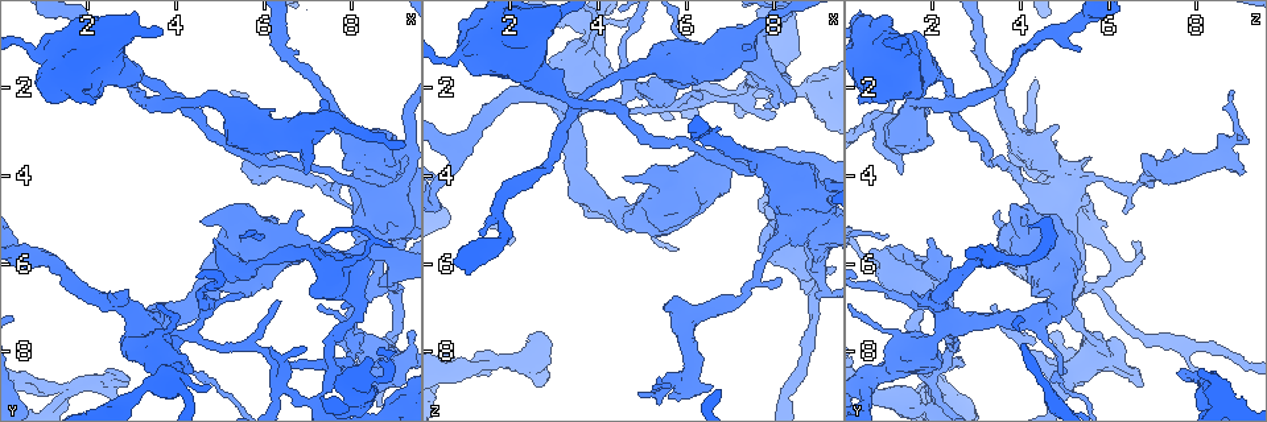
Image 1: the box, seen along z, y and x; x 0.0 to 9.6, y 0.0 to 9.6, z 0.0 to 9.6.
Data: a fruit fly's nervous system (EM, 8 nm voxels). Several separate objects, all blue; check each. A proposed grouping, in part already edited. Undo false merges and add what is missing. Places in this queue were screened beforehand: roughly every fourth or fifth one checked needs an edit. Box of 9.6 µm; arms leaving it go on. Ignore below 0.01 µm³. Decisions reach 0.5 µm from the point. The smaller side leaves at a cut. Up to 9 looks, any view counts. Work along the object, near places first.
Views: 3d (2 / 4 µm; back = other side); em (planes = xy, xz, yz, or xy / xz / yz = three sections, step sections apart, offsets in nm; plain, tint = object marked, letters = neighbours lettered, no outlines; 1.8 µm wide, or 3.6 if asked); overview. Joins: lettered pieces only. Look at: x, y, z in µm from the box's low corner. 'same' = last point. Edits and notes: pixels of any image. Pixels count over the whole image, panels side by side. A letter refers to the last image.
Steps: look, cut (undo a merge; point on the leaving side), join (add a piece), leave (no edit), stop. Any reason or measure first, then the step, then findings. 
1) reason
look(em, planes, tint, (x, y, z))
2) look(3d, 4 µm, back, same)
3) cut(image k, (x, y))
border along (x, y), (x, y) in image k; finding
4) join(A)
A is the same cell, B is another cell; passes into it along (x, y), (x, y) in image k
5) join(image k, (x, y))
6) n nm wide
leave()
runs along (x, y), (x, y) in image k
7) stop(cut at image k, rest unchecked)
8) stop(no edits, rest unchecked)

abrupt turn
look(em, planes, letters, (8.90, 6.50, 5.80))

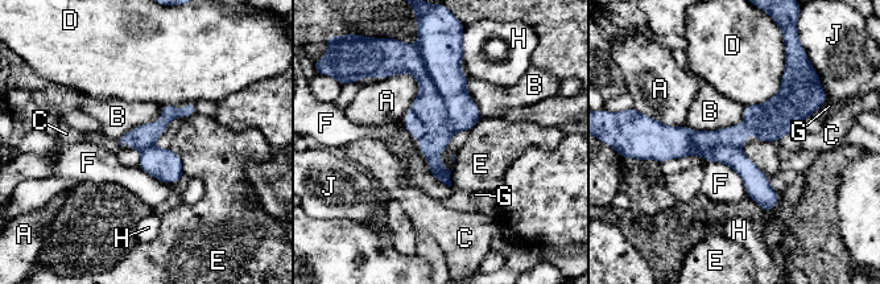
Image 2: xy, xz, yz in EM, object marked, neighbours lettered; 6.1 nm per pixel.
180 nm wide
cut(image 2, (442, 52))
A, B, C, D, E, F, G, H and J are other cells; the part that leaves runs along (659, 126), (691, 151), (731, 156), (773, 204) in image 2; a second neuron is stuck on

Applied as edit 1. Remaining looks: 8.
see it whole again
look(overview)

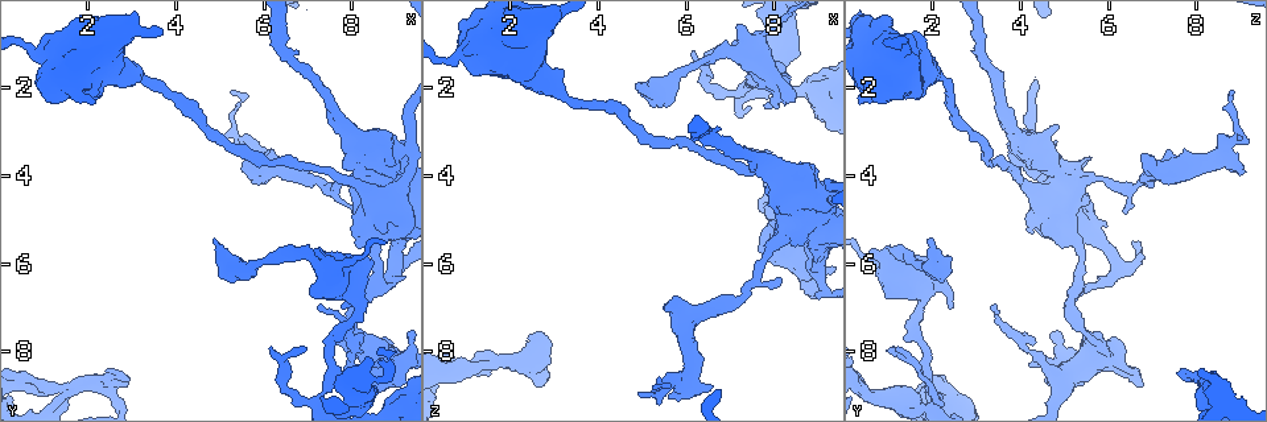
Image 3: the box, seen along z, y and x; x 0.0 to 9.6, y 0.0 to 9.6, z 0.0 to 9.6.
sudden change in width
look(3d, 4 µm, (5.05, 5.85, 2.10))

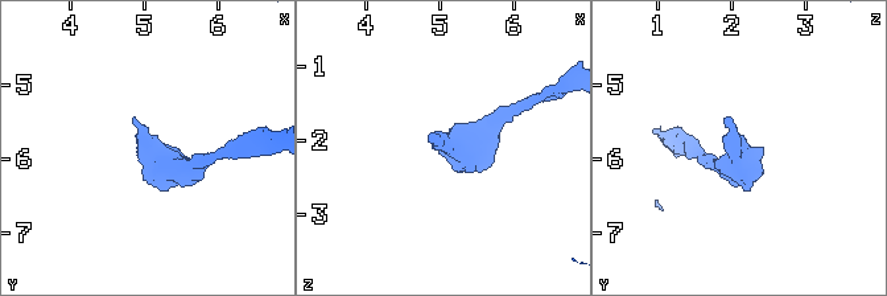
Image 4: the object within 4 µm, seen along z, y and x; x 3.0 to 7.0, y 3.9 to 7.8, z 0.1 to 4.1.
shape alone is not enough
look(em, planes, tint, (5.05, 5.85, 2.05))

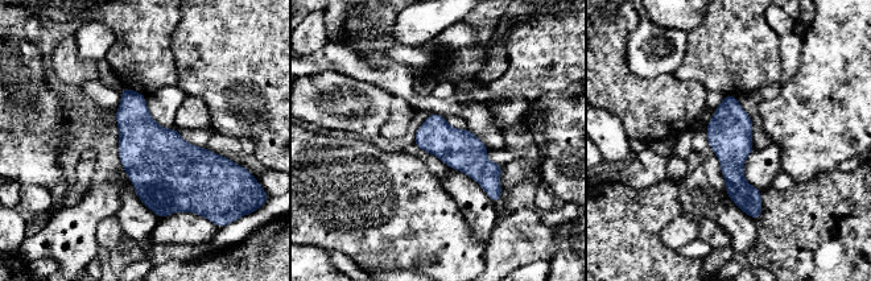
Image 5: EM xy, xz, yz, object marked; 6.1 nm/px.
see the neighbours
look(em, planes, letters, same)

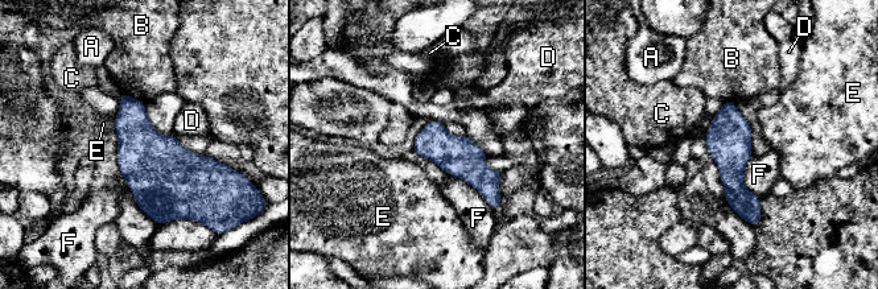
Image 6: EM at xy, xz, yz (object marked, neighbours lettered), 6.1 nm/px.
leave()
A, B, C, D, E and F are other cells; runs along (726, 104), (730, 176), (754, 222) in image 6; one neuron here

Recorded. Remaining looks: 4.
narrows sharply
look(3d, 4 µm, (1.45, 9.00, 8.35))

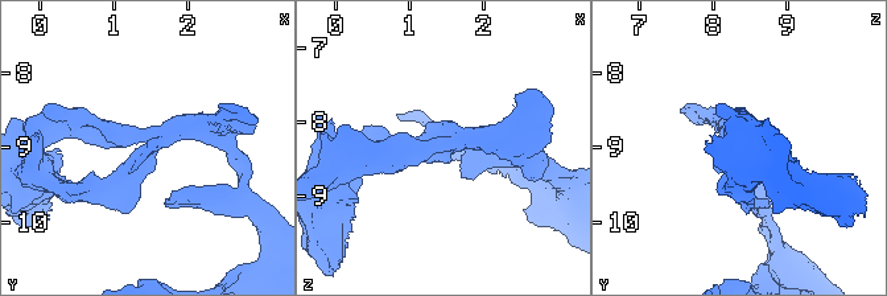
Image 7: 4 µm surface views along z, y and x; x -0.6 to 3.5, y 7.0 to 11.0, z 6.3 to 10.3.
arms of 200, 280 nm
look(em, xz, step 16, tint, (1.45, 9.00, 8.30))

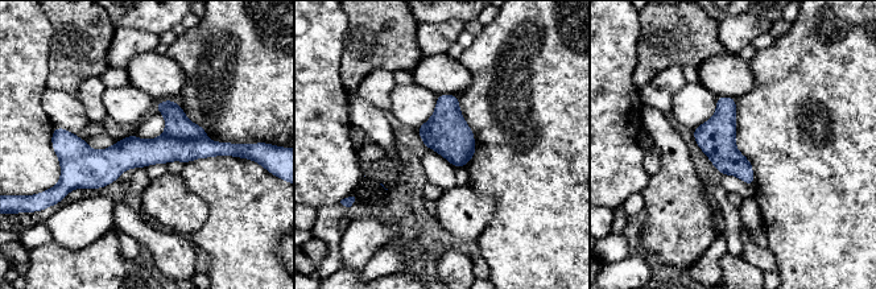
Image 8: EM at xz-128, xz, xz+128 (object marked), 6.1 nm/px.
look(em, xz, step 16, letters, same)

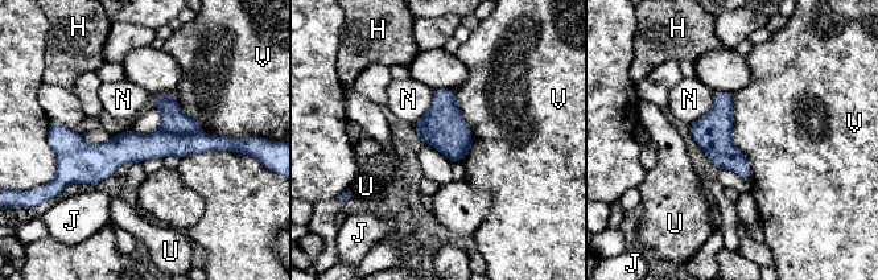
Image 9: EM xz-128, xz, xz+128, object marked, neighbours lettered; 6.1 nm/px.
cut(image 9, (159, 144))
H, J, N, U and V are other cells; the part that leaves runs along (66, 135), (83, 152), (219, 147) in image 9; a second neuron is stuck on

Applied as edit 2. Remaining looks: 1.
stop(cut at image 2, cut at image 9, rest unchecked)

